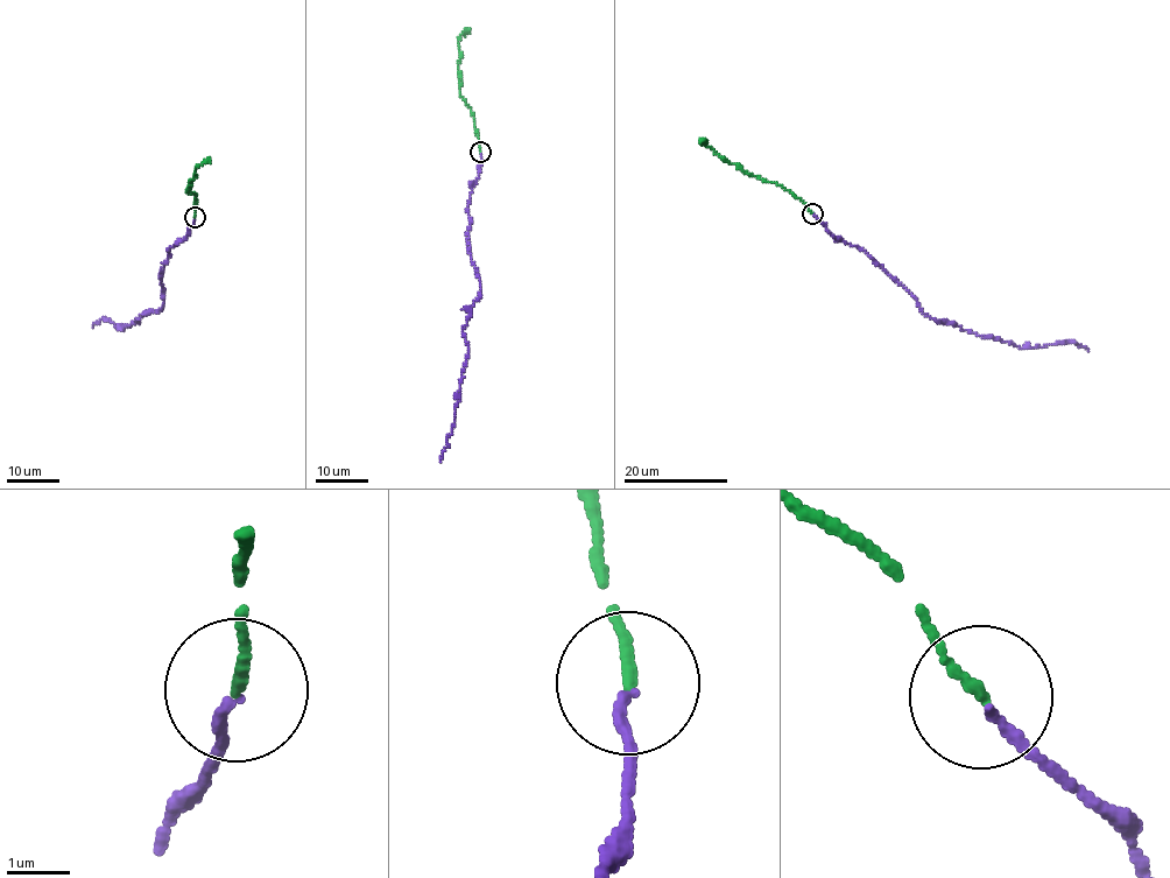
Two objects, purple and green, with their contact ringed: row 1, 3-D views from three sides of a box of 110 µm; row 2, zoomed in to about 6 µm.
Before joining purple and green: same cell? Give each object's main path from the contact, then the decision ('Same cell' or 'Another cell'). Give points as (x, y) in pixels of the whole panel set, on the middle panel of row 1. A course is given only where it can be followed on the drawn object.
Course of purple: (481, 153), (467, 209), (469, 253), (480, 295), (463, 328), (467, 358), (455, 423), (441, 461). Course of green: (481, 152), (474, 120), (460, 95), (459, 41), (471, 28). Same cell

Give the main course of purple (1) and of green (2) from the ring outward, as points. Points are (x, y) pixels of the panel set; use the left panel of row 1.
1: (195, 218), (189, 234), (169, 247), (160, 279), (161, 309), (146, 311), (124, 330), (103, 318), (93, 327)
2: (195, 217), (196, 196), (187, 190), (196, 167), (211, 162)

